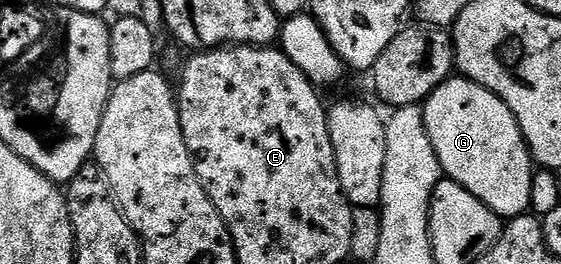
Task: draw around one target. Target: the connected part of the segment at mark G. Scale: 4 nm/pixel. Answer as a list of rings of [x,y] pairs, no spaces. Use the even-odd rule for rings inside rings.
[[[453,75],[436,88],[427,101],[423,102],[424,122],[430,135],[430,143],[440,160],[443,176],[450,181],[457,181],[466,191],[470,191],[486,207],[490,207],[502,219],[520,219],[532,201],[532,152],[528,150],[526,139],[518,127],[518,119],[486,87],[474,83],[468,77]]]

